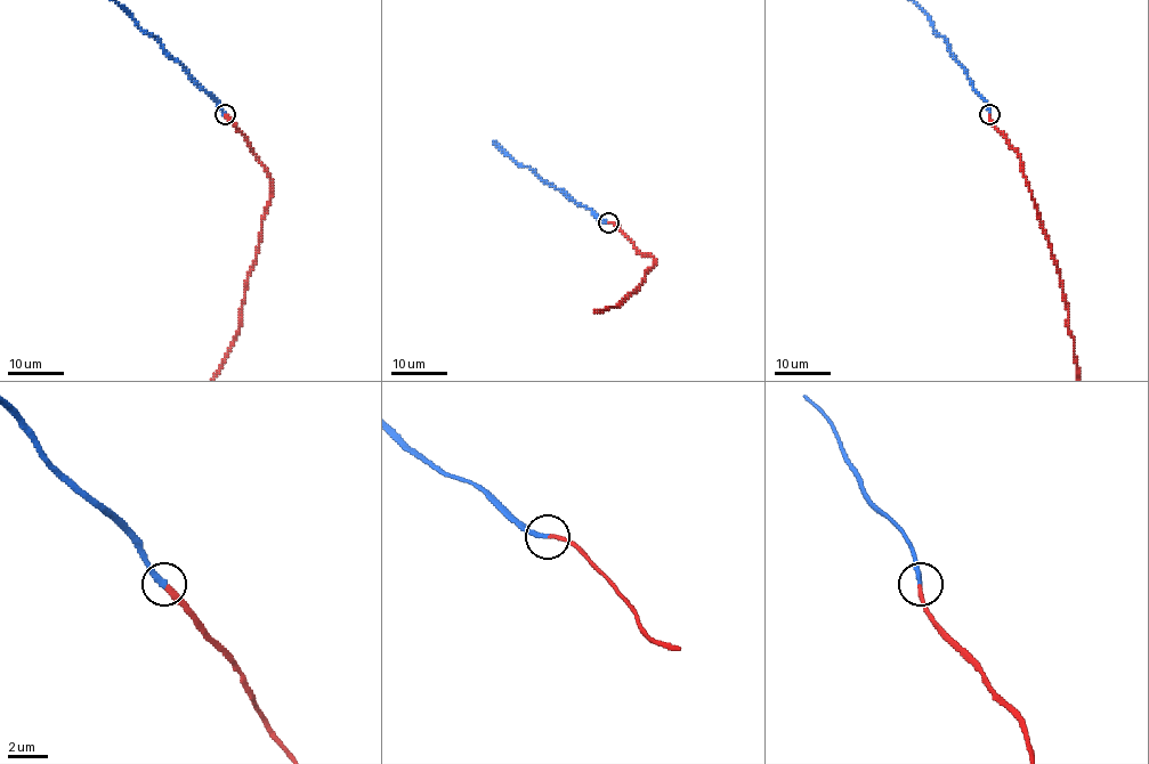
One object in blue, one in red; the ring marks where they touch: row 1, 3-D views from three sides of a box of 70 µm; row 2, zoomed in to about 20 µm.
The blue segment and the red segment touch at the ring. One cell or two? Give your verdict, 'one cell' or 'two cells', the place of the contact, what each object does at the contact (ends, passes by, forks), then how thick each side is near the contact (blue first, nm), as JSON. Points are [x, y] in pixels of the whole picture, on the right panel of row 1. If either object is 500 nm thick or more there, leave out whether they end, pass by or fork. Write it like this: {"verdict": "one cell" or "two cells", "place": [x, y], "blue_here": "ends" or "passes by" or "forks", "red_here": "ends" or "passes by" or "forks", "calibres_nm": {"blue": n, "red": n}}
{"verdict": "one cell", "place": [989, 114], "blue_here": "ends", "red_here": "ends", "calibres_nm": {"blue": 280, "red": 240}}

